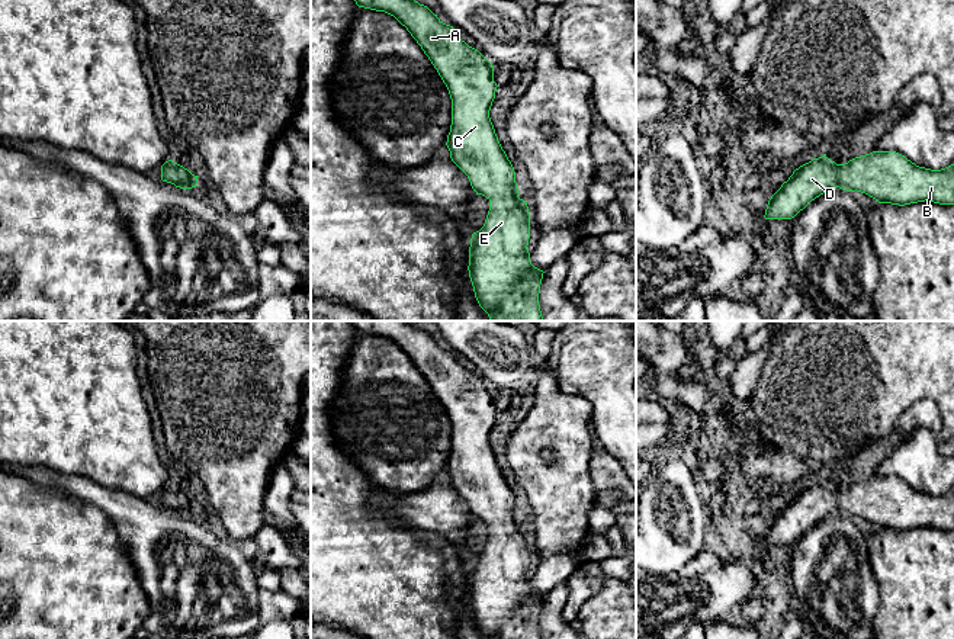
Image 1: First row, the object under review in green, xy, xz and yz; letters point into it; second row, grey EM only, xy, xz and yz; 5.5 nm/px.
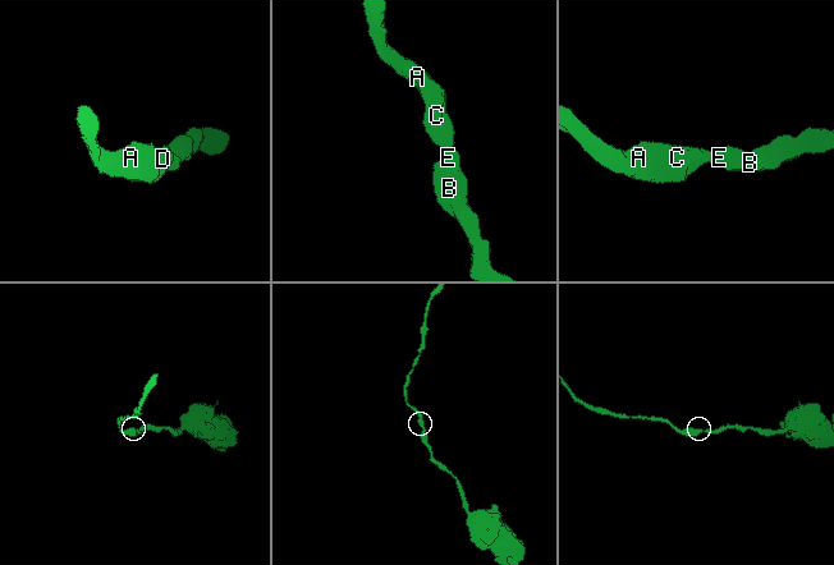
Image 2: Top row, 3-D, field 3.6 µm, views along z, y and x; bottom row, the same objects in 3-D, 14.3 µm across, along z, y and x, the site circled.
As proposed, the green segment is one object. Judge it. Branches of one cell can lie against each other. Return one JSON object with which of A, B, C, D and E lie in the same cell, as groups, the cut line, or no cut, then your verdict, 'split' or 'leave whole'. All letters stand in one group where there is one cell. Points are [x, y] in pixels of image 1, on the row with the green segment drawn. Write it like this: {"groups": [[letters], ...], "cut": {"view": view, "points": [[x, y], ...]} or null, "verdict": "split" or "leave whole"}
{"groups": [["A", "B", "C", "D", "E"]], "cut": null, "verdict": "leave whole"}

